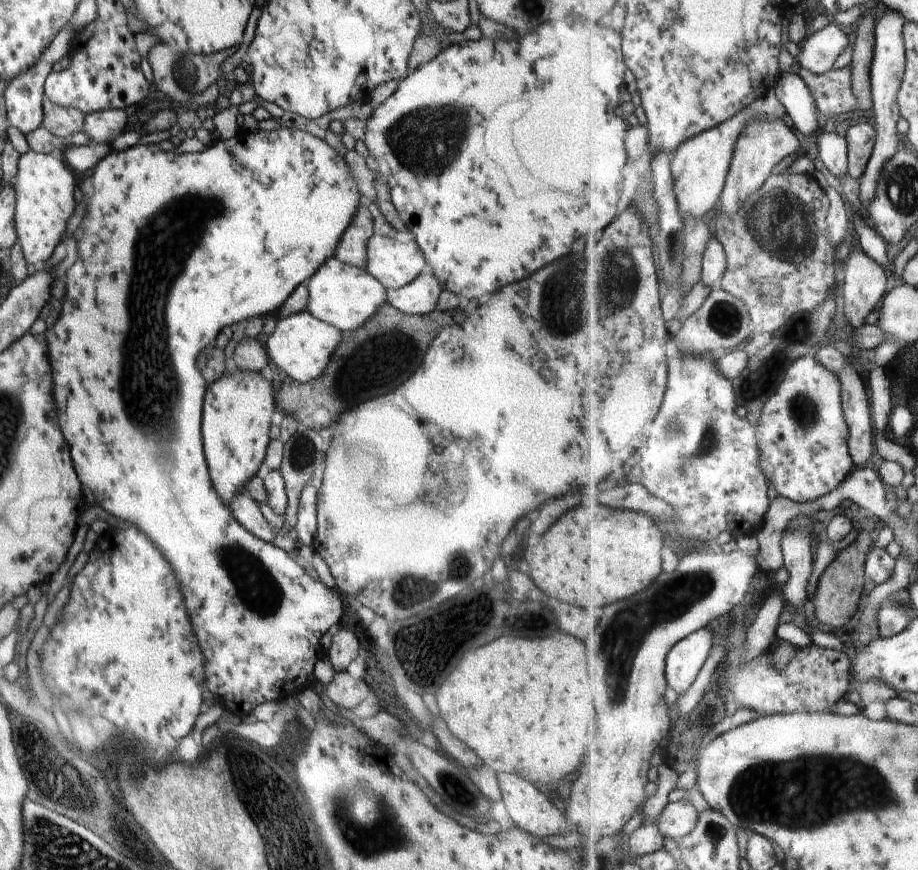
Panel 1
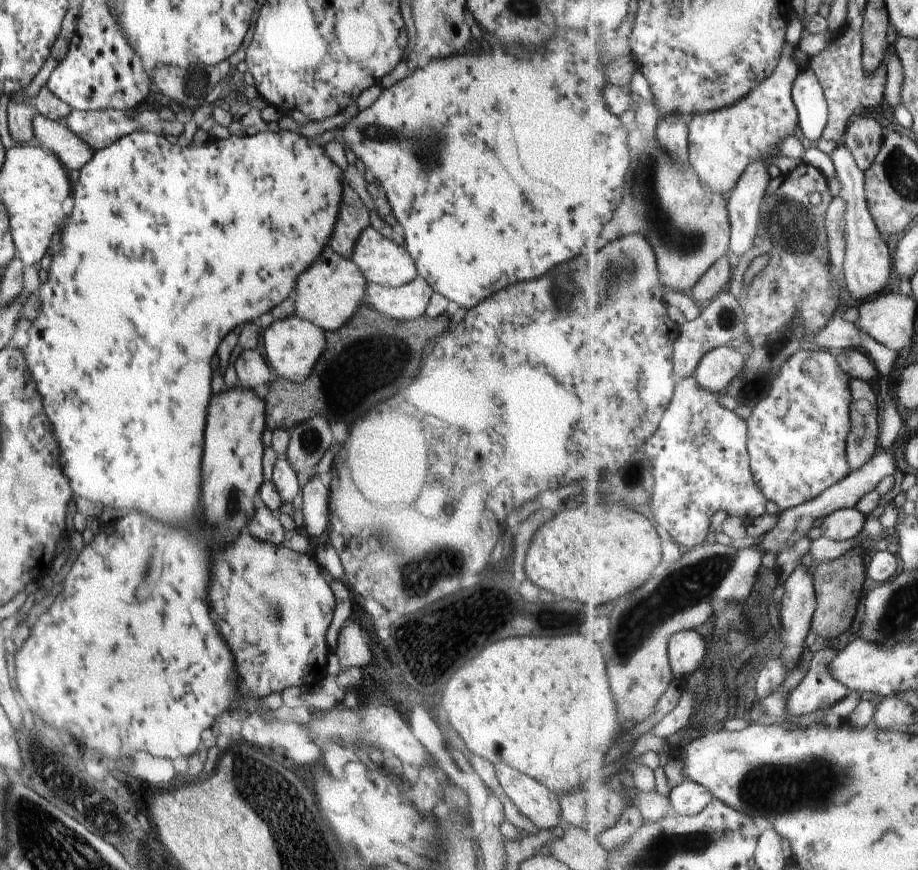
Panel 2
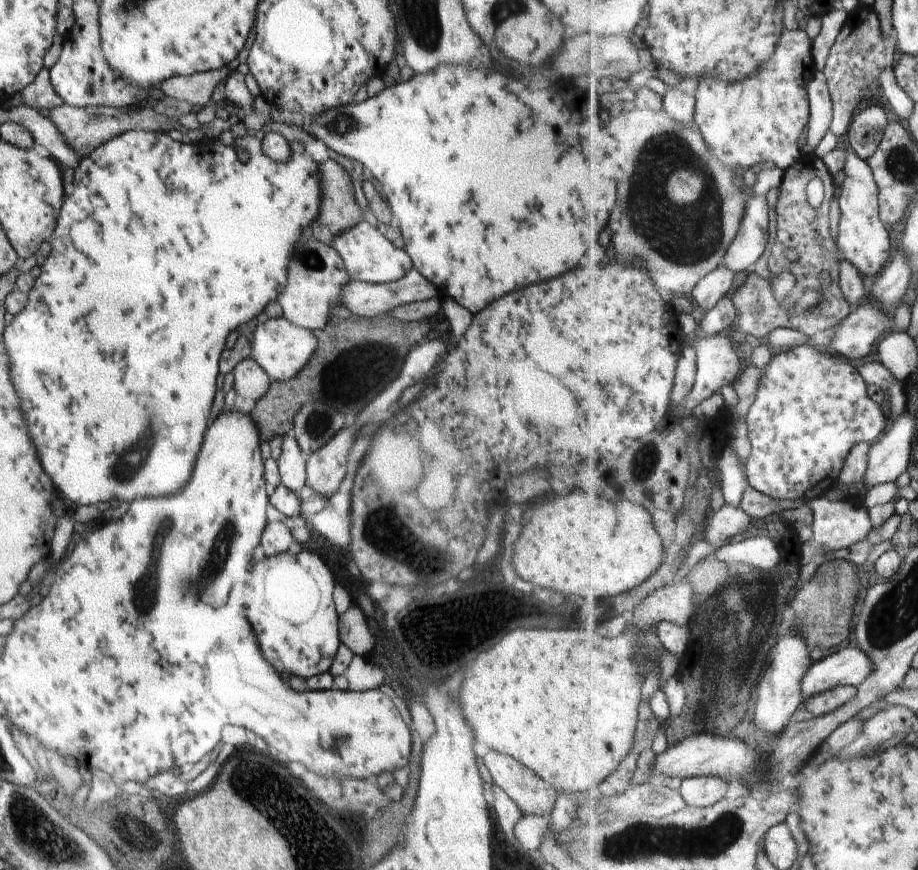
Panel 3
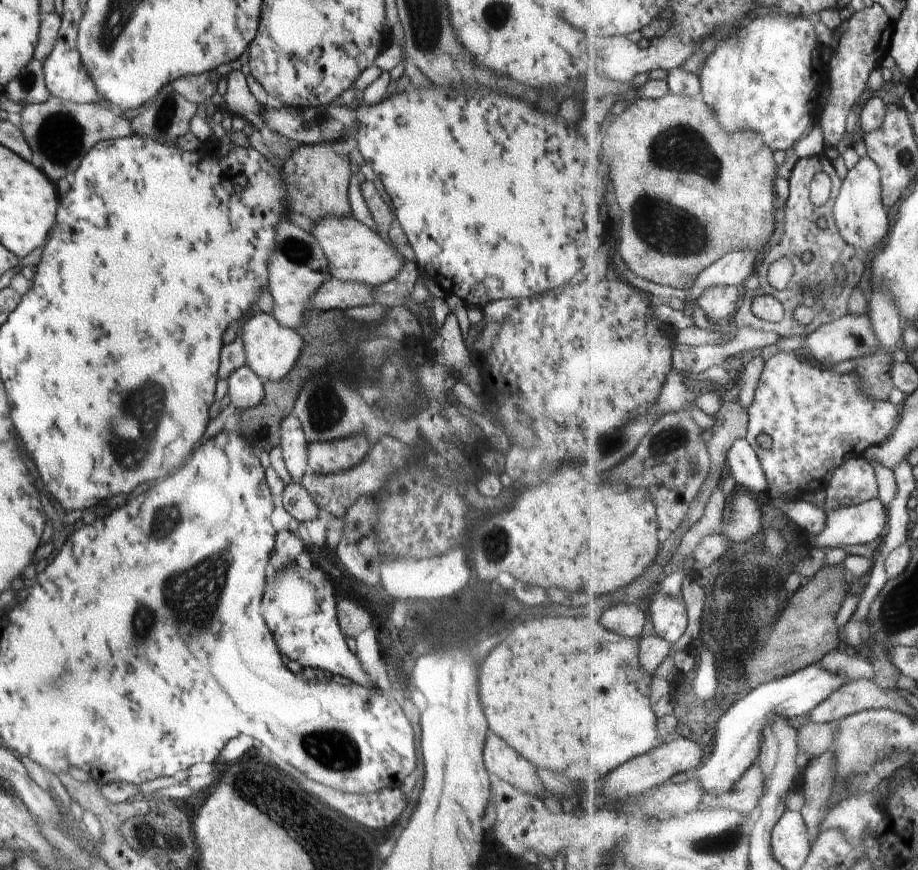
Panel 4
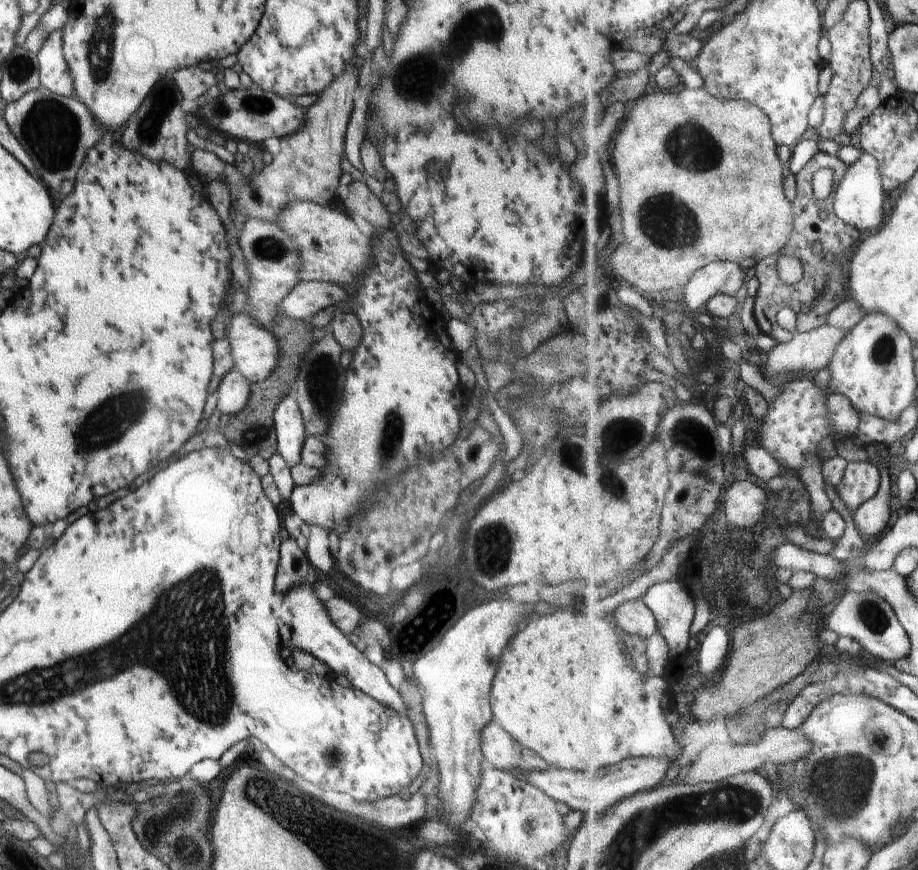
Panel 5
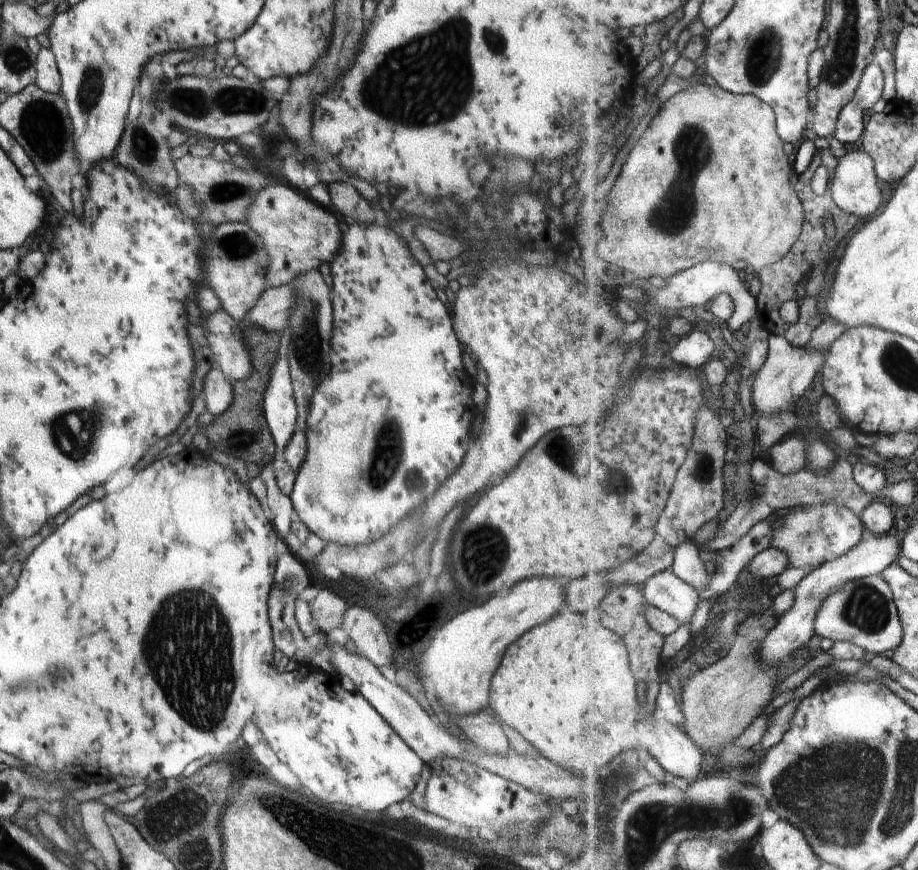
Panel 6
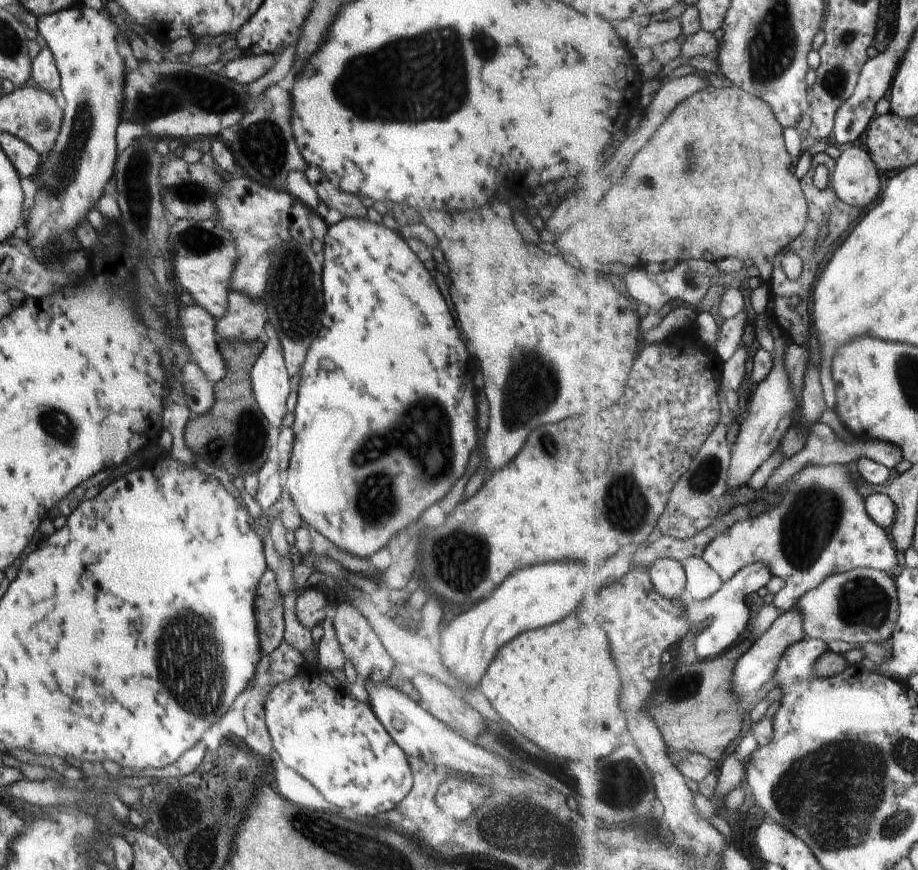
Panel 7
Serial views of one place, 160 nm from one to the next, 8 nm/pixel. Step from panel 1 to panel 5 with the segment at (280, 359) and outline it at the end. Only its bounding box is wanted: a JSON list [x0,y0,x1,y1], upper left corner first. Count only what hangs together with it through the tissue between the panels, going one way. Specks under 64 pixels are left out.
[226,313,280,383]

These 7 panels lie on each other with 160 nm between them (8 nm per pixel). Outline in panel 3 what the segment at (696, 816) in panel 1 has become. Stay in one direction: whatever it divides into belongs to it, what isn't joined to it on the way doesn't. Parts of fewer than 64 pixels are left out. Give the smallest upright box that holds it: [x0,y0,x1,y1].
[680,777,731,807]

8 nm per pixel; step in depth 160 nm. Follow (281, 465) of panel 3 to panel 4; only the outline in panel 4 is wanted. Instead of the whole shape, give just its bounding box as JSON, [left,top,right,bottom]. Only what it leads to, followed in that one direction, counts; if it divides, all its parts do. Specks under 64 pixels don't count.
[280,415,312,484]

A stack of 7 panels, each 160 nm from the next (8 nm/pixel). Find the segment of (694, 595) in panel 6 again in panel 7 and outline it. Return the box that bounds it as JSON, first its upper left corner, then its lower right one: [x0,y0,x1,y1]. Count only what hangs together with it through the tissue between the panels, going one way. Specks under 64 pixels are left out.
[651,558,689,600]

